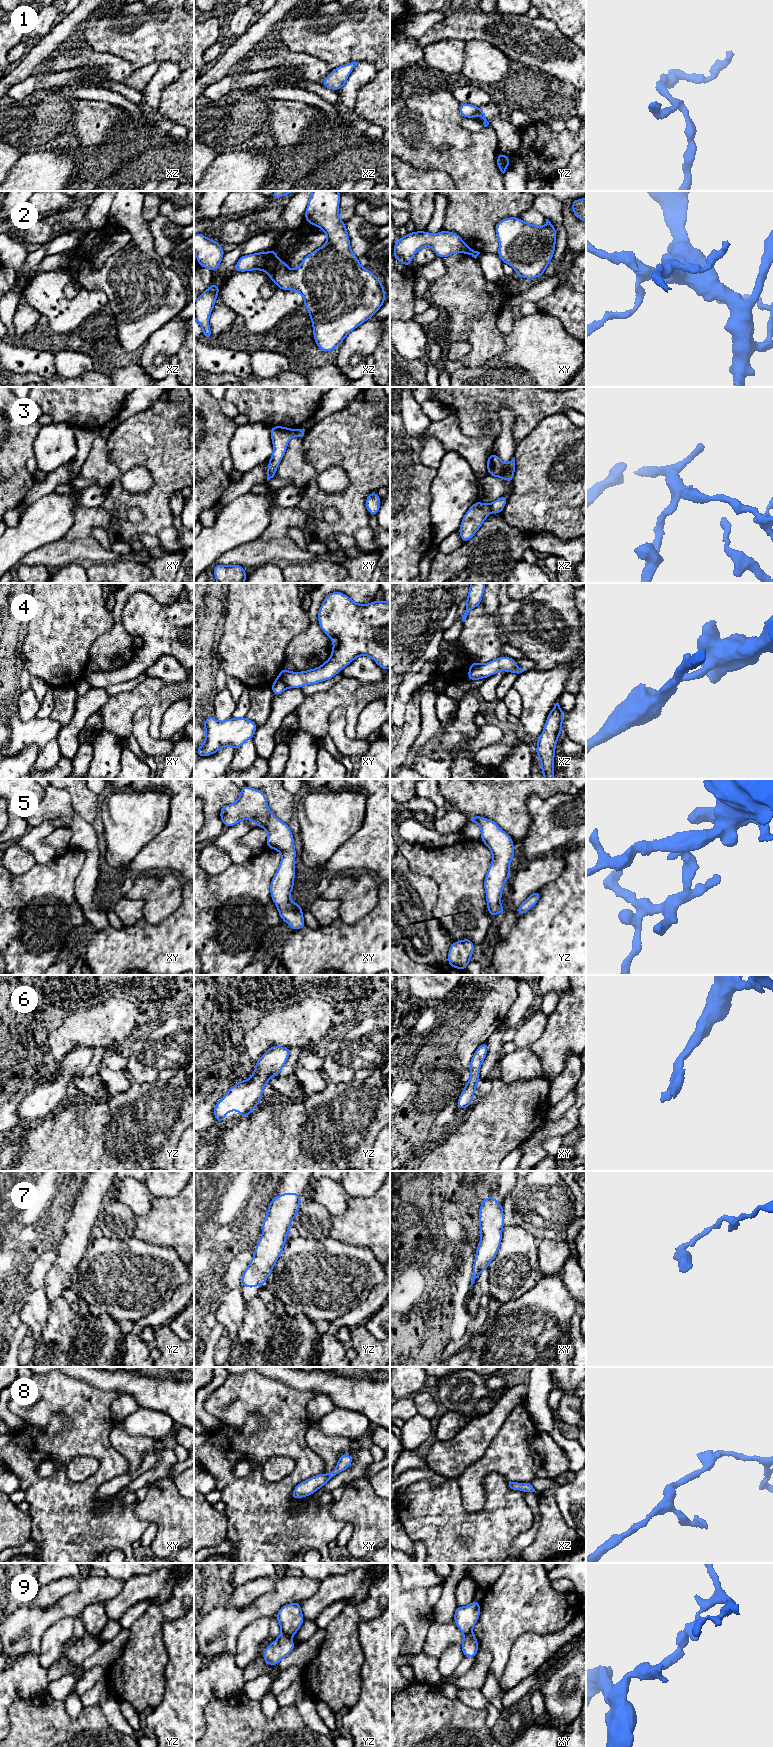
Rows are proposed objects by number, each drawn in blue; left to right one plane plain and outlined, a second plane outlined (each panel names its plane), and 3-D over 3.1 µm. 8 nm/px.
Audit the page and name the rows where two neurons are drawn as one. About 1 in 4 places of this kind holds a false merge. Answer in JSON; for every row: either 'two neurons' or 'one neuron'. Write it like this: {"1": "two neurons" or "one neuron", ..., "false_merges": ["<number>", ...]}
{"1": "one neuron", "2": "two neurons", "3": "two neurons", "4": "two neurons", "5": "one neuron", "6": "one neuron", "7": "one neuron", "8": "one neuron", "9": "two neurons", "false_merges": ["2", "3", "4", "9"]}

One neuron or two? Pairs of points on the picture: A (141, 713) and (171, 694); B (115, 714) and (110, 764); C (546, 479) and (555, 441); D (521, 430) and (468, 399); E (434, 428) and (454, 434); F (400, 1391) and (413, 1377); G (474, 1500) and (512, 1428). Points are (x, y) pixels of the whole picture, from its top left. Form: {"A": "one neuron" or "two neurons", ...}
{"A": "two neurons", "B": "two neurons", "C": "one neuron", "D": "one neuron", "E": "one neuron", "F": "one neuron", "G": "one neuron"}

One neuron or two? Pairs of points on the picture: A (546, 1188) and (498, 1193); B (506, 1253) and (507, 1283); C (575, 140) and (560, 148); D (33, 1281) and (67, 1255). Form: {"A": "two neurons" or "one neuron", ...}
{"A": "two neurons", "B": "one neuron", "C": "one neuron", "D": "two neurons"}

